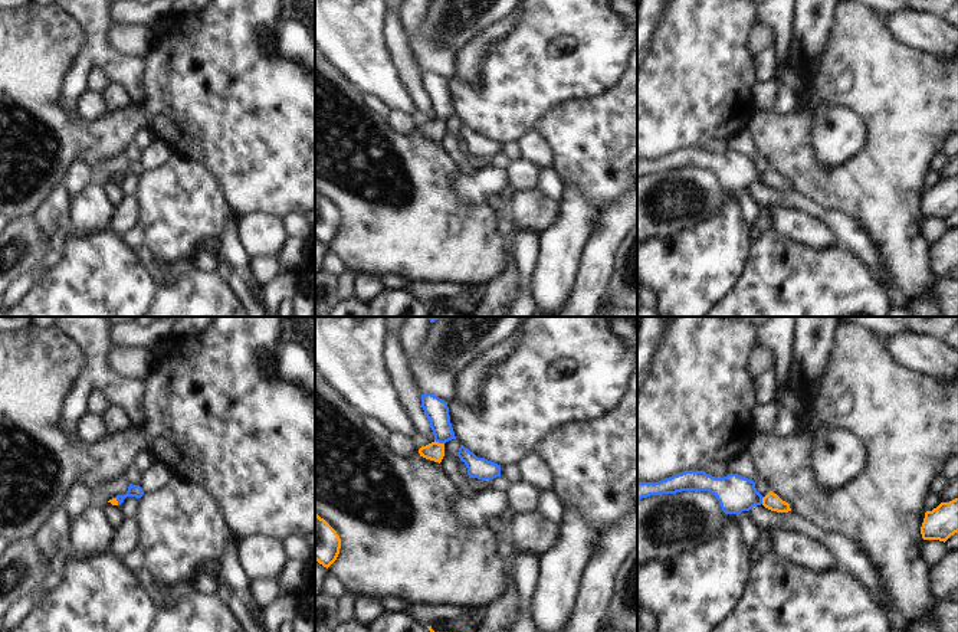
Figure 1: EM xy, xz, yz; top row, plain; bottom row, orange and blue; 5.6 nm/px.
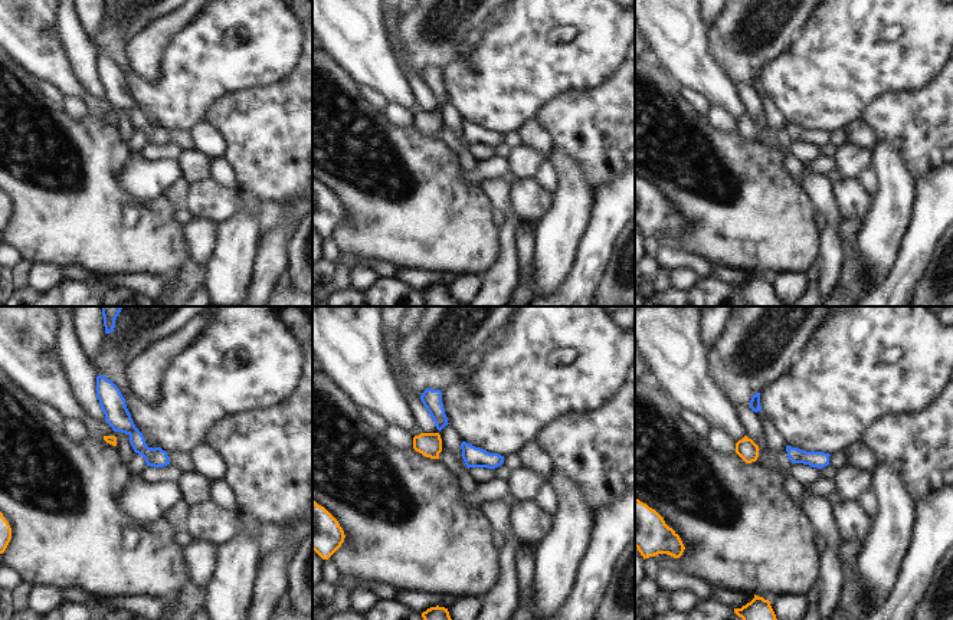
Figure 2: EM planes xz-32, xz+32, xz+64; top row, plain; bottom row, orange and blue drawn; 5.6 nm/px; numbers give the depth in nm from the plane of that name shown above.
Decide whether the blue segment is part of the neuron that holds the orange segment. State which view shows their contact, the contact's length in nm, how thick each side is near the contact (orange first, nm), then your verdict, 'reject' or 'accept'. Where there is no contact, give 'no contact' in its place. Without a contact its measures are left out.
xz | 60 nm | 110/140 nm | accept

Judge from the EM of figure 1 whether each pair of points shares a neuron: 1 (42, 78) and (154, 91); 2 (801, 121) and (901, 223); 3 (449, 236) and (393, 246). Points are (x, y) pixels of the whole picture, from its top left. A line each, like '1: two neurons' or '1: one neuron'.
1: two neurons
2: one neuron
3: one neuron

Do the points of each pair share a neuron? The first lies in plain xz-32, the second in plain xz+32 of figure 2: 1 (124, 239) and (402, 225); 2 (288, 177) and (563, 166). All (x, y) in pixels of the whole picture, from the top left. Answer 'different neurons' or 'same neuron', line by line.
1: same neuron
2: different neurons

